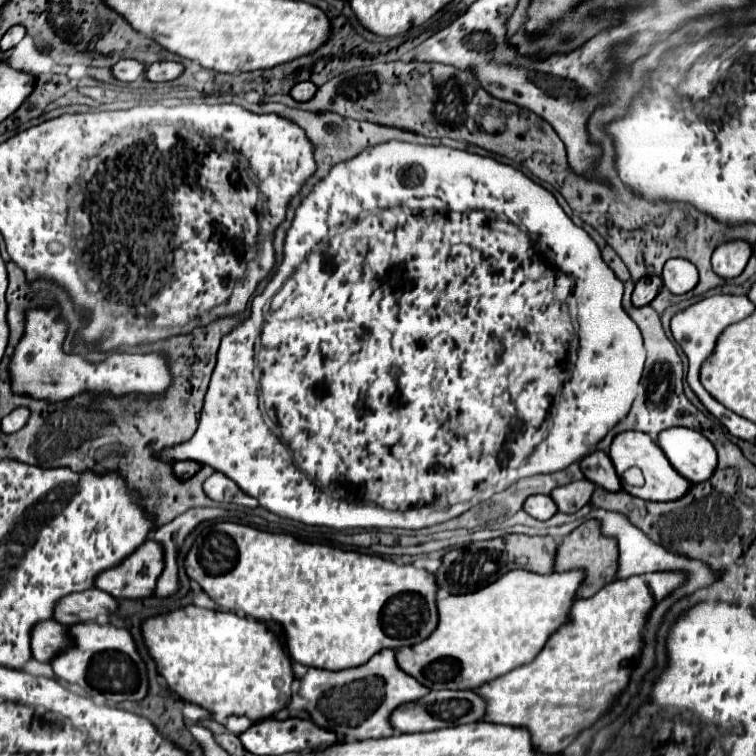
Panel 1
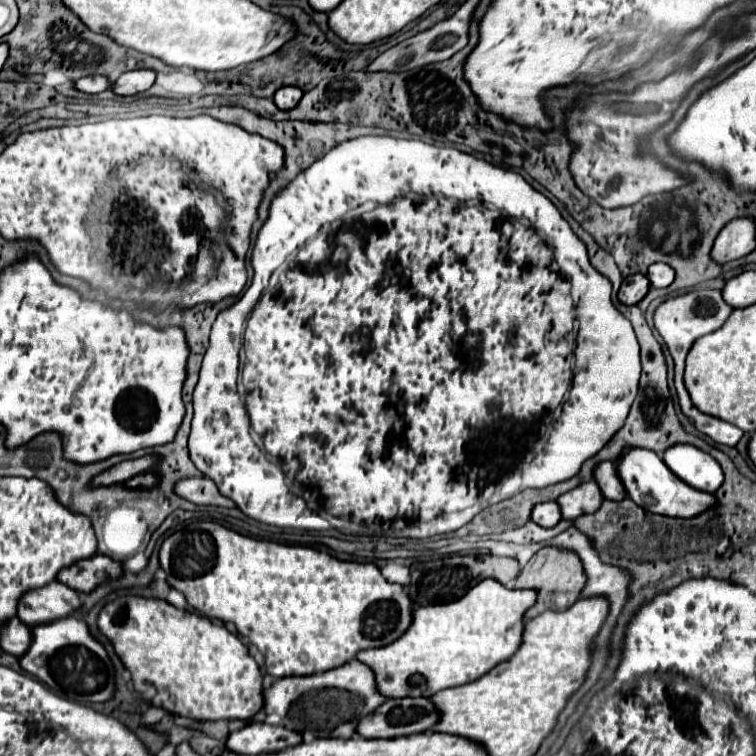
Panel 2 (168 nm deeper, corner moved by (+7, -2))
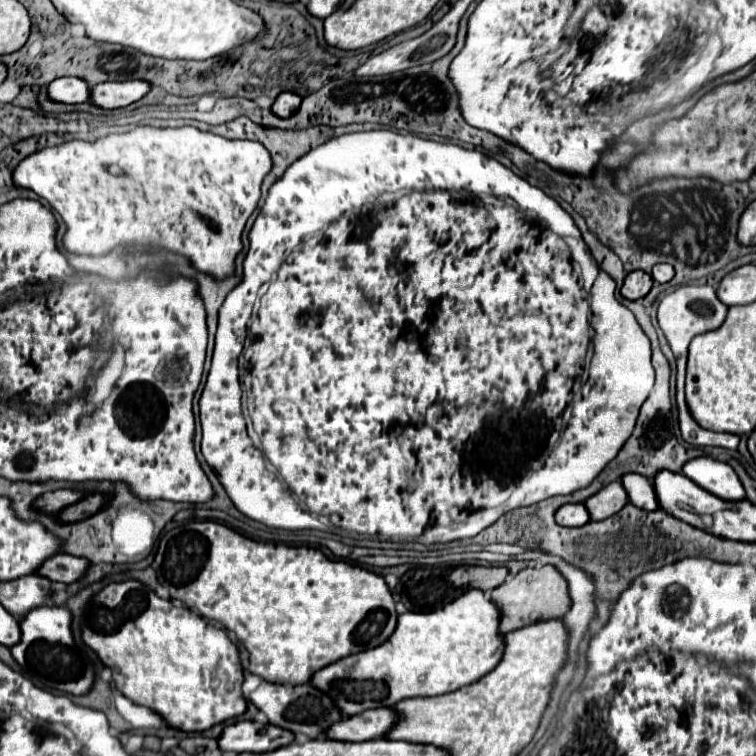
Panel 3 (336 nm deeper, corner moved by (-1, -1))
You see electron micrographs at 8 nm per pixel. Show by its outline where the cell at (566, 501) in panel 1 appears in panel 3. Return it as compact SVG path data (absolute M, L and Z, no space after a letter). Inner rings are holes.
M612 482L606 488L602 488L602 492L598 492L594 498L590 496L584 504L592 520L606 520L616 512L620 512L626 506L626 502L628 502L628 494L622 482Z

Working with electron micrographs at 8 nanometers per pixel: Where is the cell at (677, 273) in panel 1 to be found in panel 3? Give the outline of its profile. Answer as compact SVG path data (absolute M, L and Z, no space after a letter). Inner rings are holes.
M656 264L656 266L652 268L652 278L654 278L656 282L660 282L660 284L670 282L672 276L674 276L674 268L672 268L670 264Z

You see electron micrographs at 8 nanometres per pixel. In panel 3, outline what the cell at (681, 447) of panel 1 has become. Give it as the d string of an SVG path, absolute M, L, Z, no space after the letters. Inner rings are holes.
M702 456L702 458L694 458L694 460L686 462L682 472L692 482L696 482L700 488L704 488L706 492L710 492L722 500L738 502L738 500L746 498L742 482L738 480L732 466L728 466L726 462L718 462L714 458Z

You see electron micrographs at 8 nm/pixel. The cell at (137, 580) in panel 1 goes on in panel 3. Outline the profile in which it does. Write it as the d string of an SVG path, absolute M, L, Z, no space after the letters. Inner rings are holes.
M56 554L50 556L46 560L46 564L42 564L38 568L38 576L44 576L52 582L60 582L60 584L70 584L74 580L78 580L84 572L86 572L88 564L86 560L76 560L74 556L66 556L66 554Z

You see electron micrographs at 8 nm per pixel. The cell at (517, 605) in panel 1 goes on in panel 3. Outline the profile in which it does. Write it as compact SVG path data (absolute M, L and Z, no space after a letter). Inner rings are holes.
M466 590L440 610L398 616L396 630L378 648L346 656L318 670L310 686L328 694L344 716L370 708L390 708L398 700L414 696L440 696L476 682L496 668L504 652L504 638L498 632L498 612L488 594Z

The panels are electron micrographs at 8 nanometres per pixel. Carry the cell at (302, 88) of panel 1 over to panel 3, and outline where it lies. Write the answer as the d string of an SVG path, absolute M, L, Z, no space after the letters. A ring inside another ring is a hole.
M284 92L284 94L280 94L280 96L274 100L272 112L274 112L276 116L280 116L280 118L288 118L288 116L292 116L292 114L298 110L300 102L302 102L302 98L298 98L298 94Z

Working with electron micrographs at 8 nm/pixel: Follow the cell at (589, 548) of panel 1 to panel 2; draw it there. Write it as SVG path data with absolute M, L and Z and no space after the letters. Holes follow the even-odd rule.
M554 545L542 547L520 571L516 579L516 587L532 587L538 589L538 601L536 605L526 613L526 619L532 619L544 611L566 611L570 609L576 599L580 597L582 589L586 585L586 573L582 567L580 557L574 551L560 549Z

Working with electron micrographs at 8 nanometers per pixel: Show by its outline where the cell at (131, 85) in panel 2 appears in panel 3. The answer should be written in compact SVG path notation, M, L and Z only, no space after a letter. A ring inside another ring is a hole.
M104 82L96 84L90 88L90 102L94 106L100 106L104 110L116 110L116 108L126 108L132 102L140 100L146 92L150 90L150 84L142 82Z

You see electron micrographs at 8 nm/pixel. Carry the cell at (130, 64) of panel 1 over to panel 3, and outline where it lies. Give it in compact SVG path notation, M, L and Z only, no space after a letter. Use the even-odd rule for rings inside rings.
M58 78L48 86L48 98L60 104L88 102L90 86L80 78Z

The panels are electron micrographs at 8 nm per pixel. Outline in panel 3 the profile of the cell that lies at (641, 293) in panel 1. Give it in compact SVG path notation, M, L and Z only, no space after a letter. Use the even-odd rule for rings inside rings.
M634 270L626 276L624 286L622 286L622 296L628 300L640 300L644 298L652 288L652 276L642 270Z

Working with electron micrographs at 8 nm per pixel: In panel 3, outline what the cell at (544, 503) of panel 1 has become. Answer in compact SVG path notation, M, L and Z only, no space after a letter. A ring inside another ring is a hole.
M564 504L556 512L556 520L562 526L584 526L590 522L590 514L584 504Z

